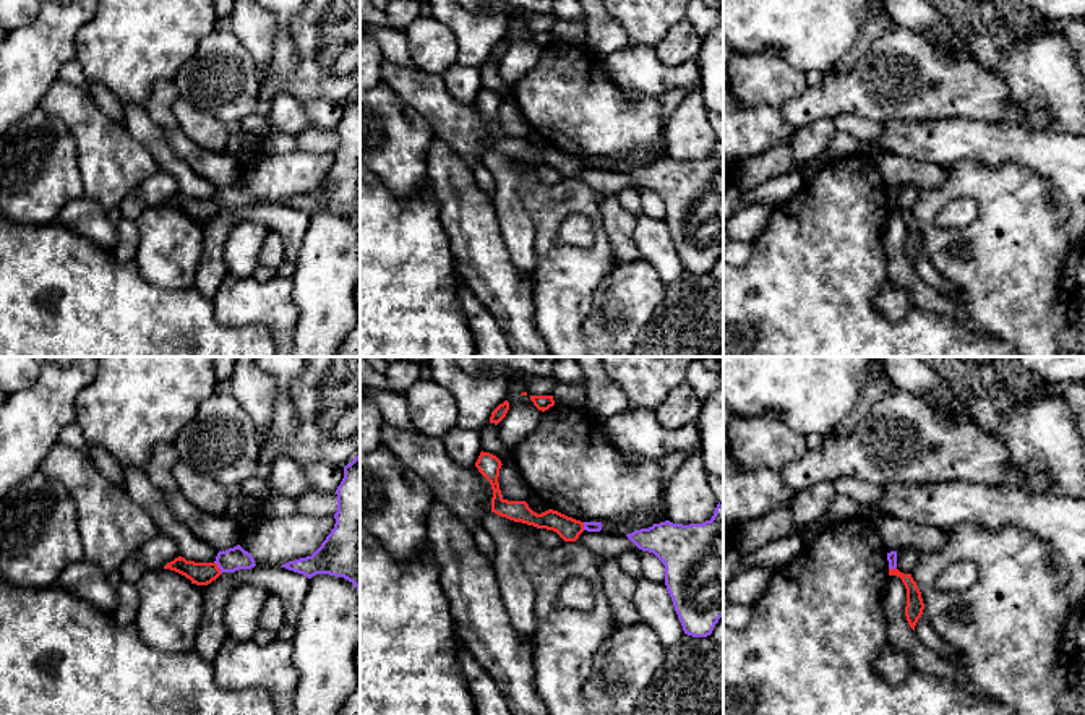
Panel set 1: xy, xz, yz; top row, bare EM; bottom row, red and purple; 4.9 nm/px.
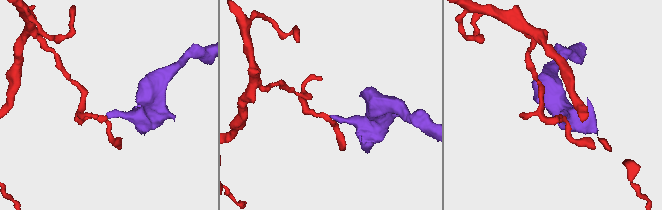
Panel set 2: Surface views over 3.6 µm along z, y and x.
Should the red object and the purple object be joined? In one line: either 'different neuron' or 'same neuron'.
different neuron

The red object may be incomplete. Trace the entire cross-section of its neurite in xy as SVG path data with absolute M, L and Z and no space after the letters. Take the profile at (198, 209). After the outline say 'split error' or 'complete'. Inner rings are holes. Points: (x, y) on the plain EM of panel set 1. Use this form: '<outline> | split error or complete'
M182 193L167 199L164 206L175 208L190 216L191 220L196 222L208 222L221 212L221 206L217 204L216 199L195 199L195 198L187 198Z | complete

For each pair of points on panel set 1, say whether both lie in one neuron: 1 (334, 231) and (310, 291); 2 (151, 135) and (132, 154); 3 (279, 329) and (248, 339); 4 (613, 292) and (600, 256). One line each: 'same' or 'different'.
1: same
2: different
3: different
4: different

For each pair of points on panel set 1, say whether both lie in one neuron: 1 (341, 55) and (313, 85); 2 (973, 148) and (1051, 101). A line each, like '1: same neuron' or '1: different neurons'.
1: same neuron
2: different neurons

